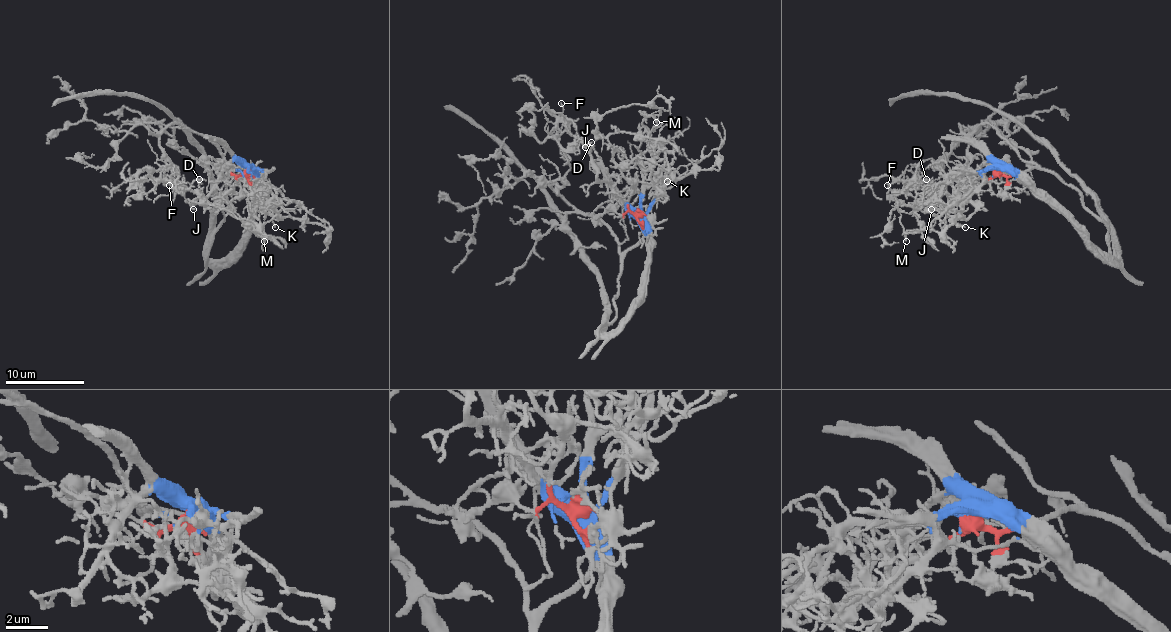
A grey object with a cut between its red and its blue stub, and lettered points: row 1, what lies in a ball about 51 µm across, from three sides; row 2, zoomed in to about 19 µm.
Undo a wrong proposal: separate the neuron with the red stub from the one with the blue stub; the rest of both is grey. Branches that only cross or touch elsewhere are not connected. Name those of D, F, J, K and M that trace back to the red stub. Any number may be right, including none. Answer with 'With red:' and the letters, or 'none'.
With red: none

